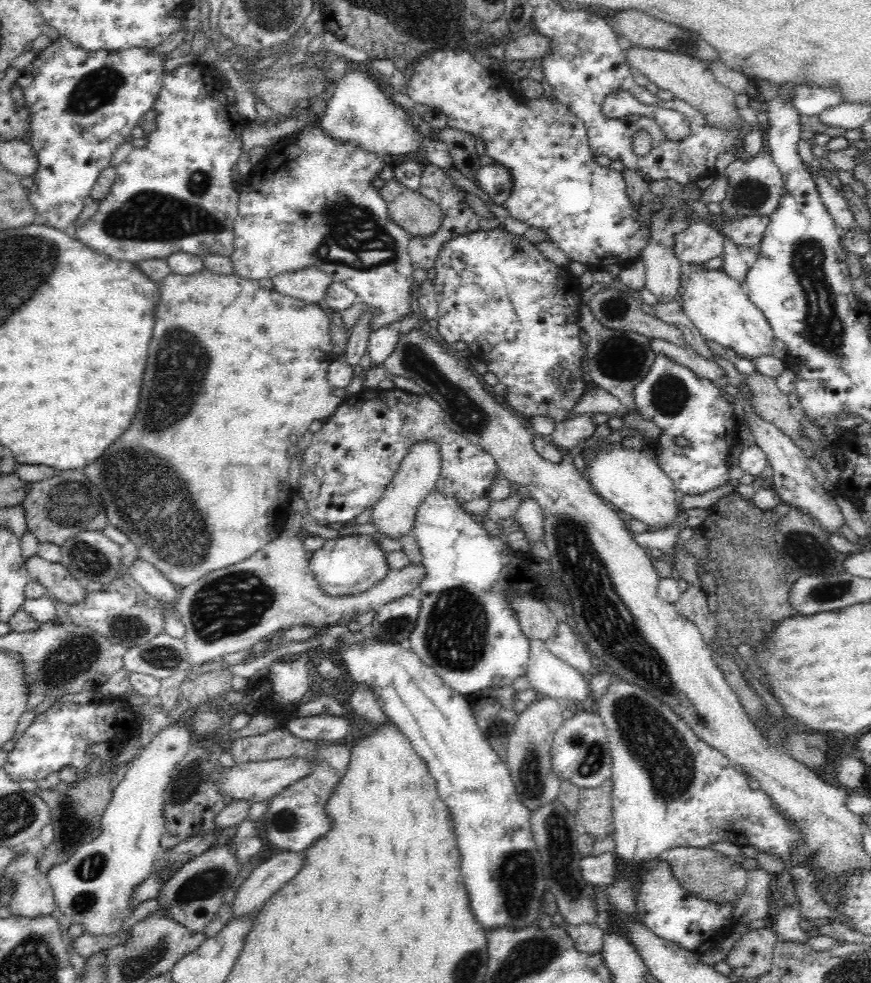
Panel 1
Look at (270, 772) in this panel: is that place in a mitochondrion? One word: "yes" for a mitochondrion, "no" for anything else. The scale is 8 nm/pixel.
no

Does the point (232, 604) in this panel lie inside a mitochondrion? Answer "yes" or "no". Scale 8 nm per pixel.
yes

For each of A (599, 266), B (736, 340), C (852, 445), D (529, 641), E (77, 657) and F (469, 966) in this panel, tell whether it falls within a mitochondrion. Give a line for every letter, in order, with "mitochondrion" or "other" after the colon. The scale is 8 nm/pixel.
A: other
B: other
C: other
D: other
E: mitochondrion
F: mitochondrion

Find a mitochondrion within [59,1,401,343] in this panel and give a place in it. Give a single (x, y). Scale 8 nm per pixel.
(152, 215)

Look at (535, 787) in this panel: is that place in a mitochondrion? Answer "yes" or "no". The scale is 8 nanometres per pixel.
yes

